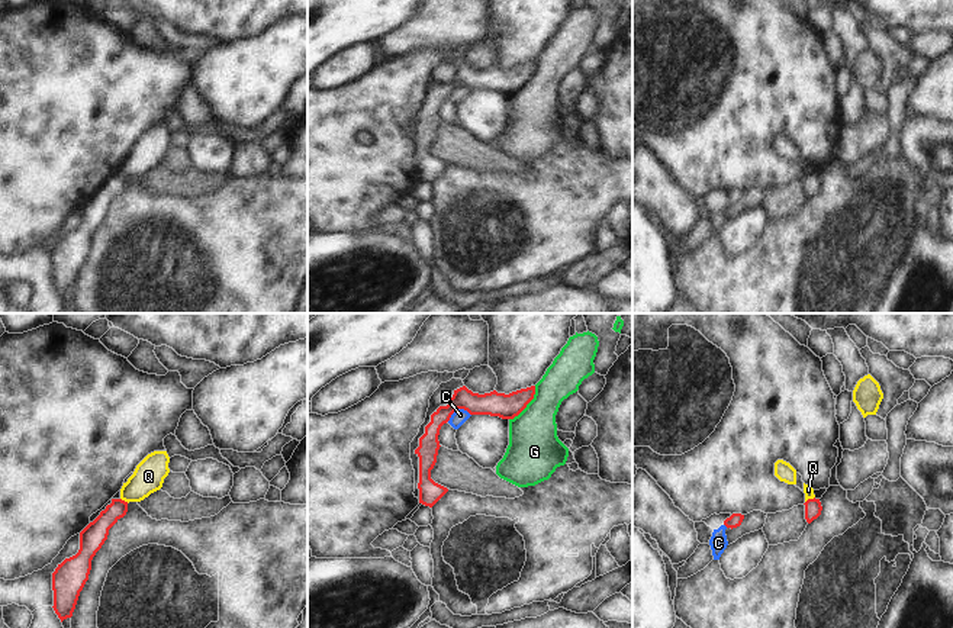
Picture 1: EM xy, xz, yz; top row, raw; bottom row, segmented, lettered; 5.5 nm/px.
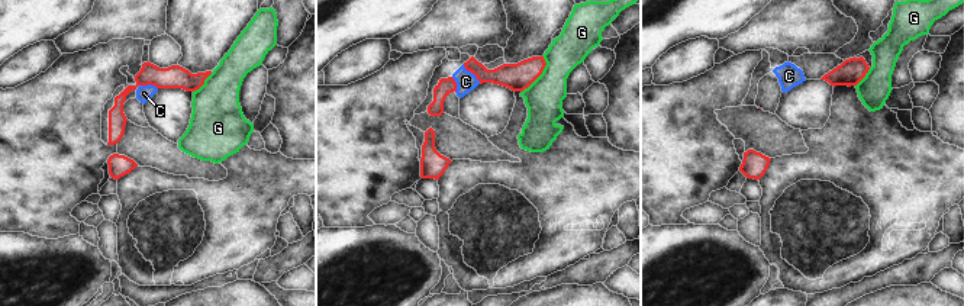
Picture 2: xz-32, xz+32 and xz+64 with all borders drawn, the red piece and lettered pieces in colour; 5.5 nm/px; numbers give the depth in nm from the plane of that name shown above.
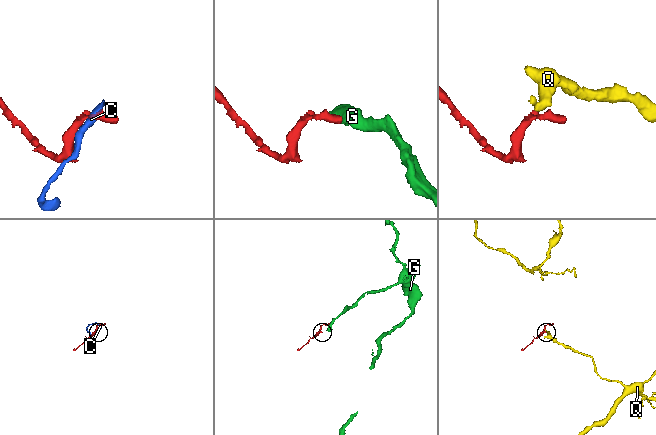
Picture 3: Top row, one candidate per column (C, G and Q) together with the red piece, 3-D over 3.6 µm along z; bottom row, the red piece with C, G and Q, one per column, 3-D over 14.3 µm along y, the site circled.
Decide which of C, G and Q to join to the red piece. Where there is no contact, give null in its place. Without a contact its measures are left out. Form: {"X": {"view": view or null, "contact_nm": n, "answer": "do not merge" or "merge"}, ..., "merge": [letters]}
{"C": {"view": "xz", "contact_nm": 140, "answer": "do not merge"}, "G": {"view": "xz", "contact_nm": 240, "answer": "do not merge"}, "Q": {"view": "yz", "contact_nm": 70, "answer": "do not merge"}, "merge": []}

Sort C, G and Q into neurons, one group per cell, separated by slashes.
C / G / Q

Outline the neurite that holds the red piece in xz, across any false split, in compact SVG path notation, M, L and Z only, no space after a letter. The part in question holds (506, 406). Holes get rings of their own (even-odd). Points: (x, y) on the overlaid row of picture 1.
M466 386L454 390L447 406L440 406L425 426L425 434L419 438L415 454L419 457L419 503L432 508L448 489L431 479L431 470L437 463L440 450L440 429L447 424L457 409L464 409L470 415L490 415L502 419L513 419L534 399L535 386L512 392L509 394L496 390L484 394L473 393Z

